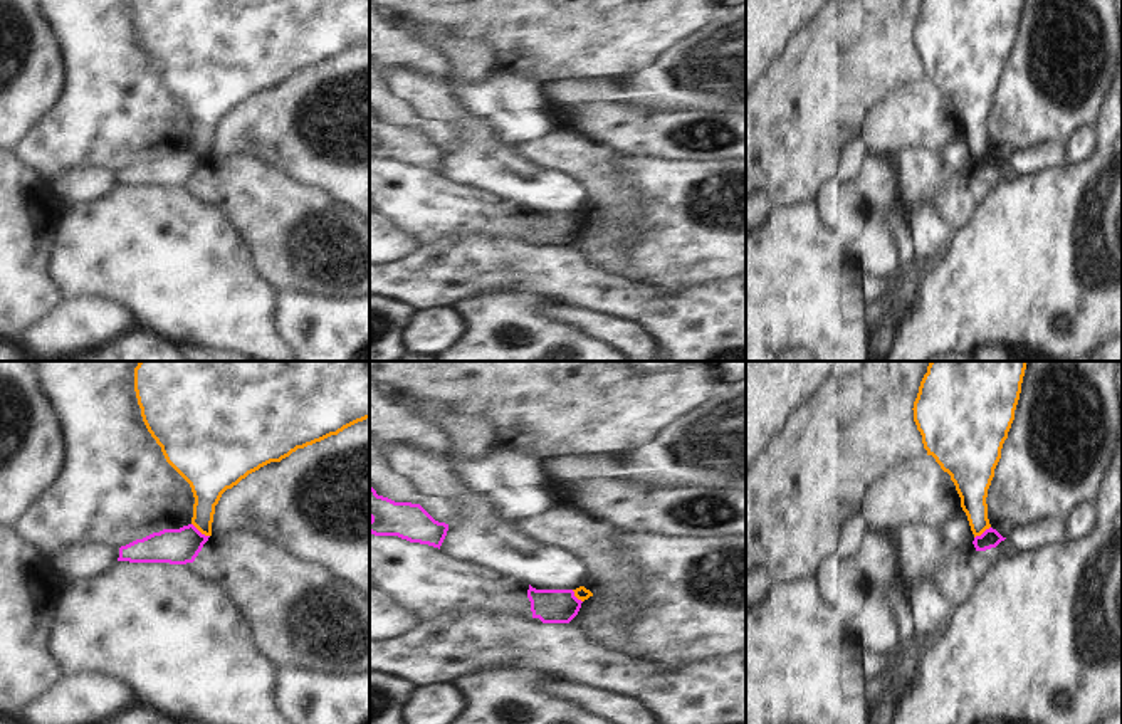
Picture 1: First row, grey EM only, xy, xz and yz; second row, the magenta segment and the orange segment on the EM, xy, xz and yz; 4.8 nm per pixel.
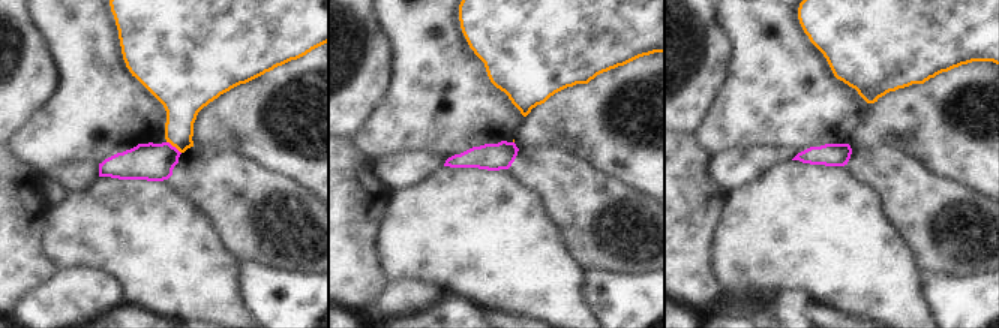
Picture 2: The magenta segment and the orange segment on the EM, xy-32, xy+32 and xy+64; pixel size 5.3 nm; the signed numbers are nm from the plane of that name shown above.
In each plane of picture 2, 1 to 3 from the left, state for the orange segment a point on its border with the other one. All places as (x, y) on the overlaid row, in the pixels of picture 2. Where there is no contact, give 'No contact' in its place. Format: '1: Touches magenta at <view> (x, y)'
1: Touches magenta at xy-32 (174, 147)
2: No contact
3: No contact.

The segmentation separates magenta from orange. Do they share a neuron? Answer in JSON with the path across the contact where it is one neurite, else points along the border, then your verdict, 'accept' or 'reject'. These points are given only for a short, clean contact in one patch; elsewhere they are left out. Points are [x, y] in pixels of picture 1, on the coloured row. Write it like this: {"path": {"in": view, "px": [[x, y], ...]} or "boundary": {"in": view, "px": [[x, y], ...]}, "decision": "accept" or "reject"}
{"boundary": {"in": "xy", "px": [[192, 523], [209, 536]]}, "decision": "reject"}

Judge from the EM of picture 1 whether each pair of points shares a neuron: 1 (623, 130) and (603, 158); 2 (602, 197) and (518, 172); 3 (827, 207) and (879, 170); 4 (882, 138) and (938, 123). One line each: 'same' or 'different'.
1: different
2: different
3: same
4: same

